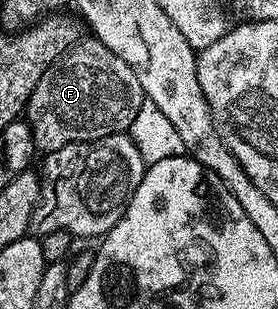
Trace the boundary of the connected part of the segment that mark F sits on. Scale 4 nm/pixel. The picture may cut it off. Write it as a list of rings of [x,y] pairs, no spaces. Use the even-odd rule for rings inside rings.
[[[82,39],[58,61],[49,65],[47,71],[43,71],[39,83],[35,83],[35,91],[31,91],[27,120],[33,144],[42,154],[47,154],[59,151],[59,147],[67,147],[67,143],[98,141],[116,133],[128,134],[145,99],[143,87],[139,87],[139,79],[135,79],[135,71],[131,71],[131,67],[127,67],[115,51],[99,40]]]

